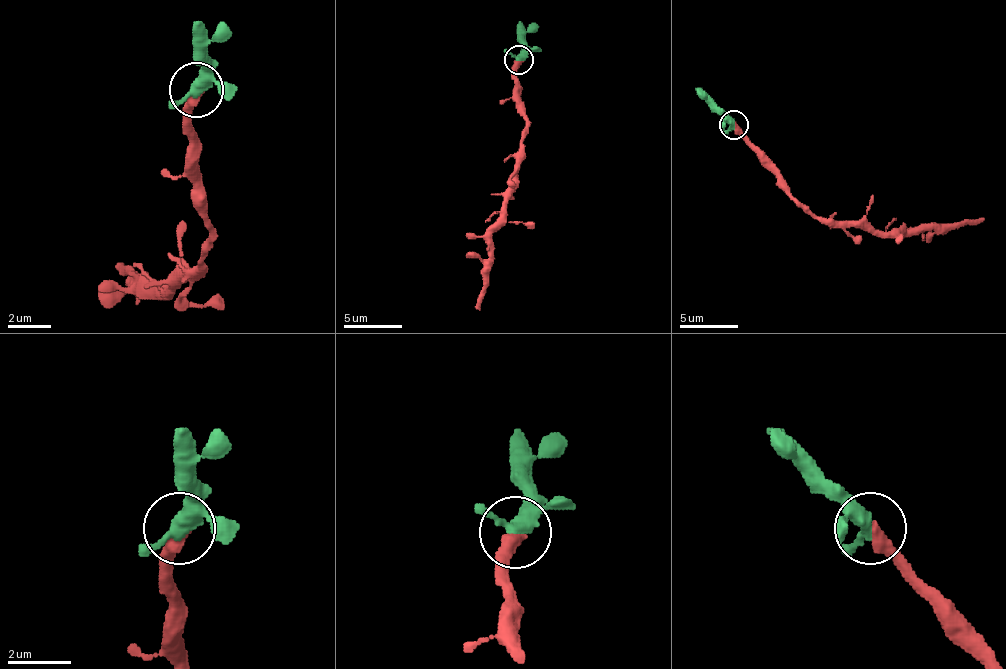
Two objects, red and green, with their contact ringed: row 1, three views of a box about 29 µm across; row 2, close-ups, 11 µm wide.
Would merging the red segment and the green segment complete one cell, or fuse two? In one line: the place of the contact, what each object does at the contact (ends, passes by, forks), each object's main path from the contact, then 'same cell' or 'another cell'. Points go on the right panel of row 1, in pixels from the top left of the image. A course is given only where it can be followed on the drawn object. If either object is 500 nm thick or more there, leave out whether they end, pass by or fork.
at (734, 125); red ends there; green forks there; red runs (736, 124), (785, 188), (818, 217), (861, 220), (876, 232), (961, 226), (984, 217); green runs (733, 124), (695, 89); same cell

